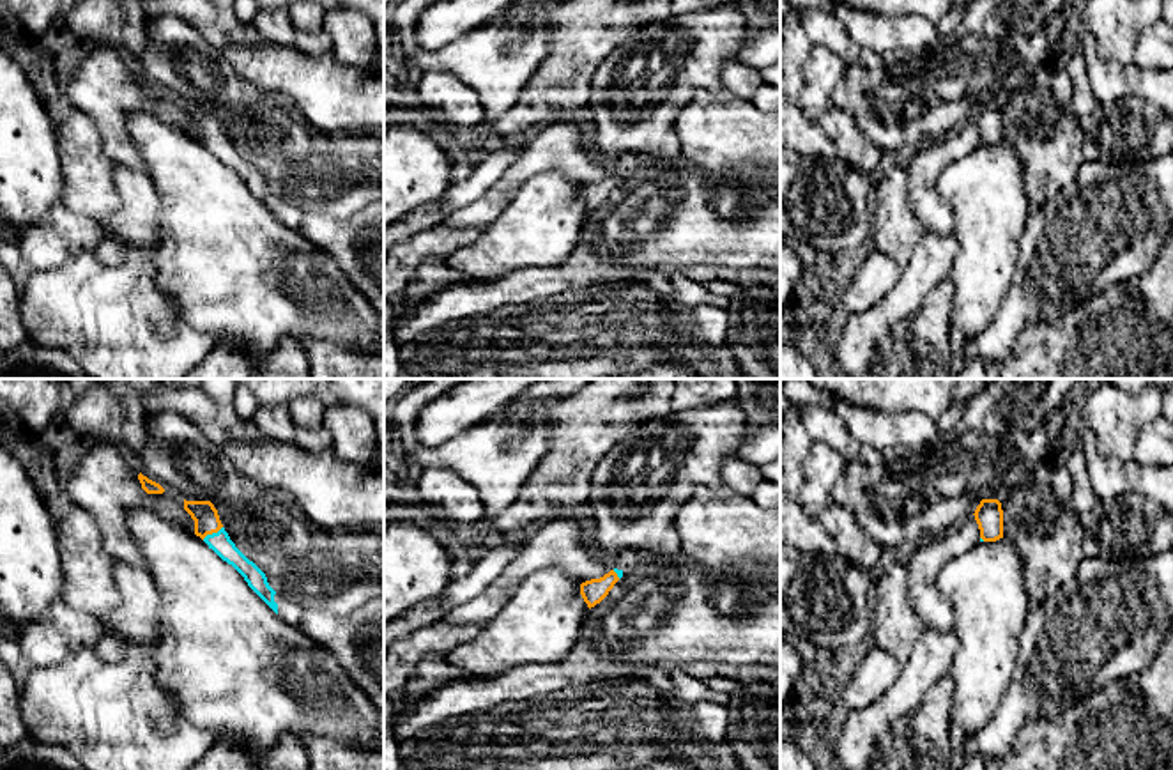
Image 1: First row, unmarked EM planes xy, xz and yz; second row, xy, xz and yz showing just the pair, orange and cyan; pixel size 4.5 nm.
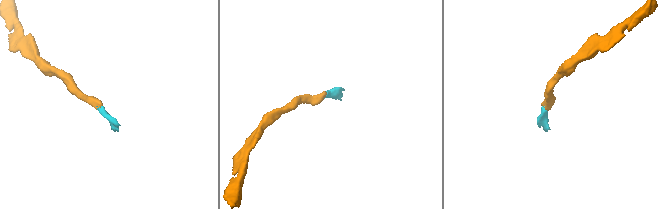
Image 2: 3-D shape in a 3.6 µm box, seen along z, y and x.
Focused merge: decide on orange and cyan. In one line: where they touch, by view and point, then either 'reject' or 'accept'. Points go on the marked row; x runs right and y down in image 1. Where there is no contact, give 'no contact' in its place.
meets orange in xy at (211, 533); accept

